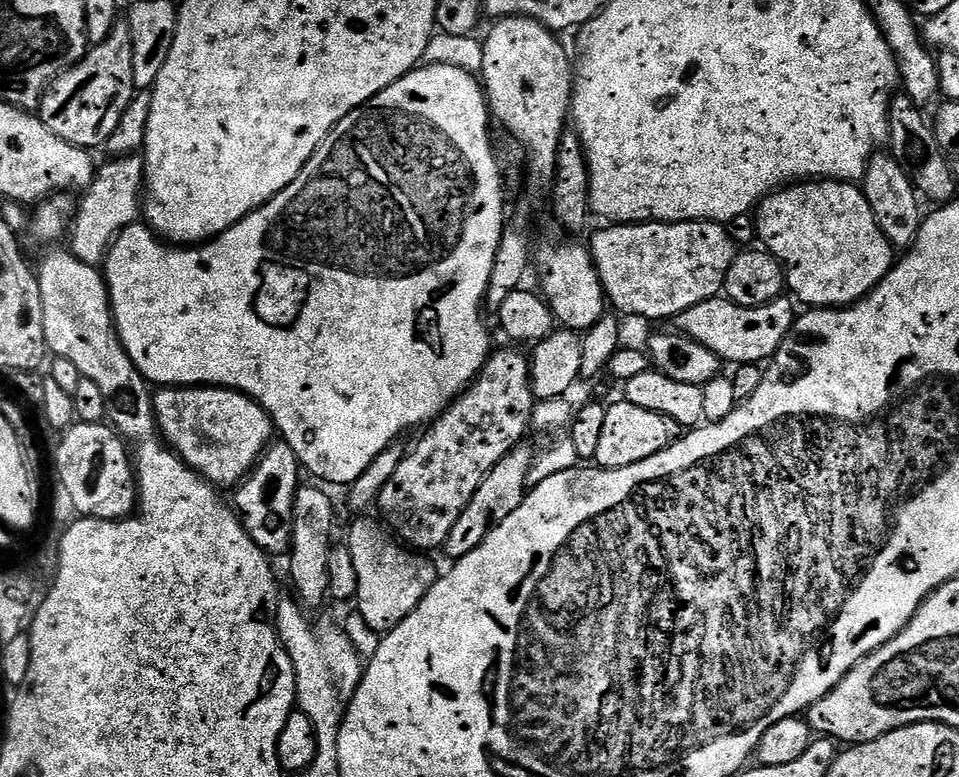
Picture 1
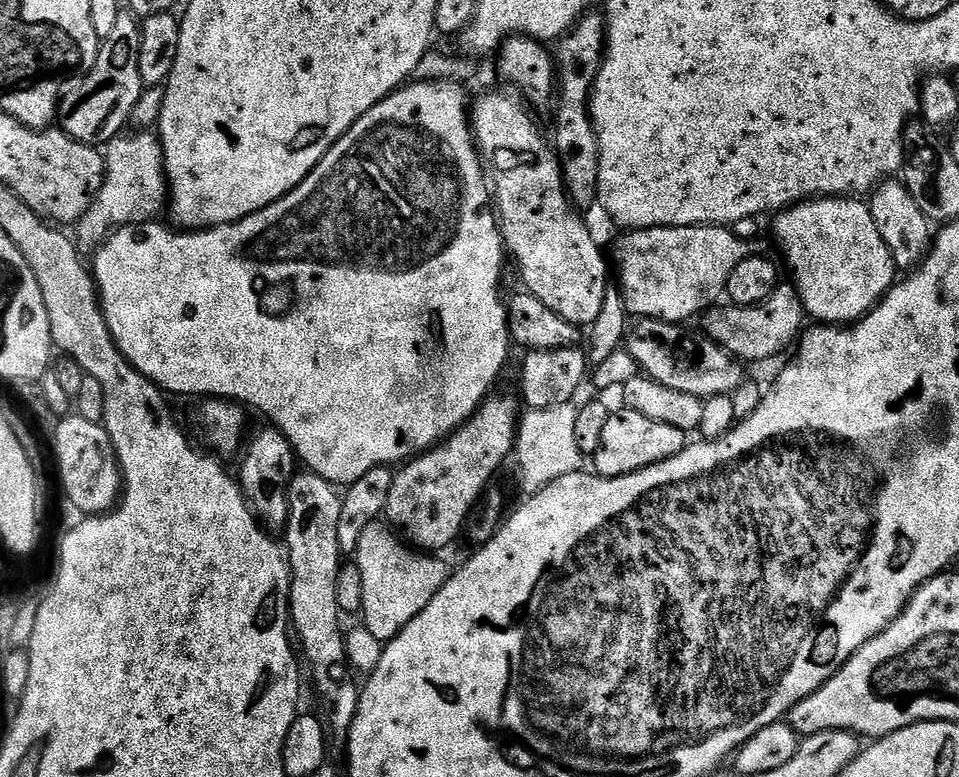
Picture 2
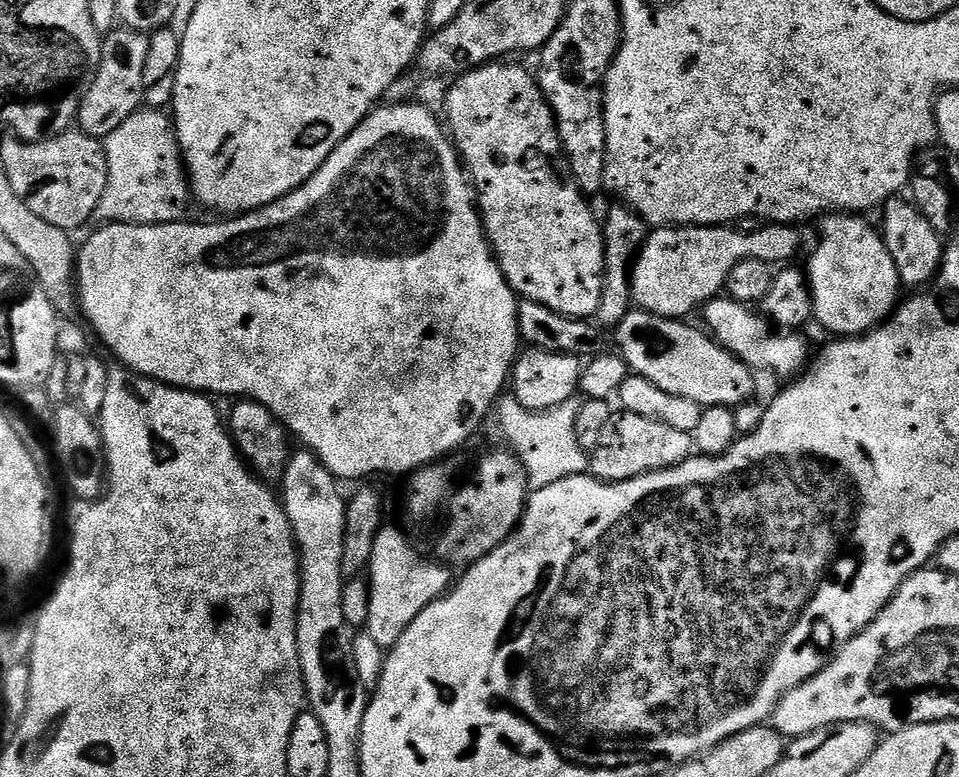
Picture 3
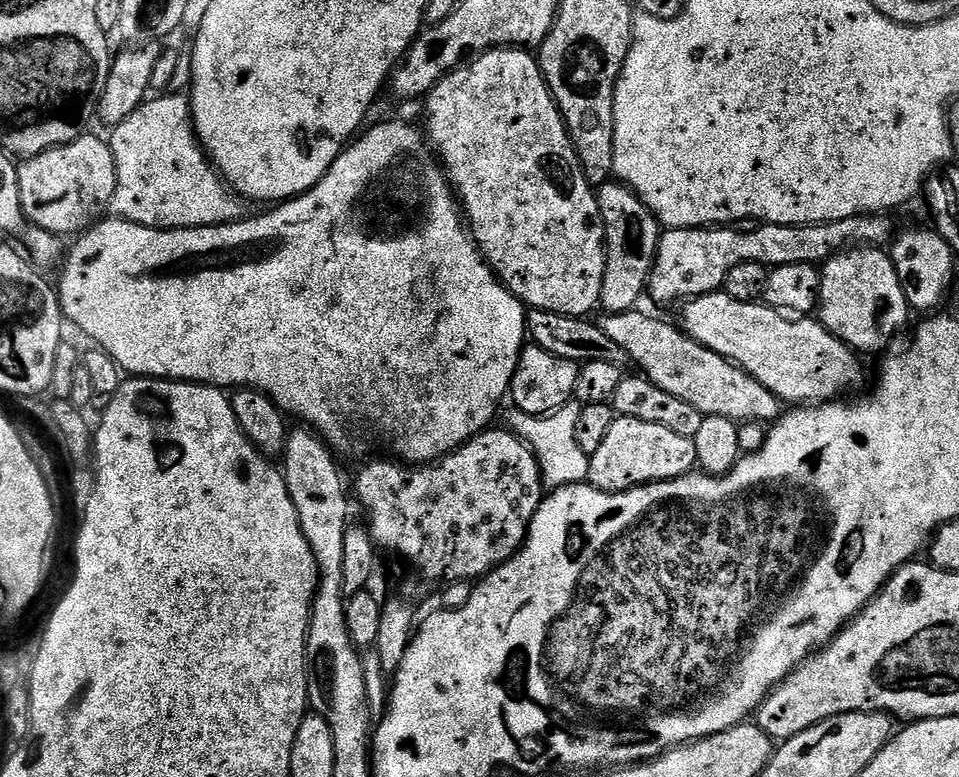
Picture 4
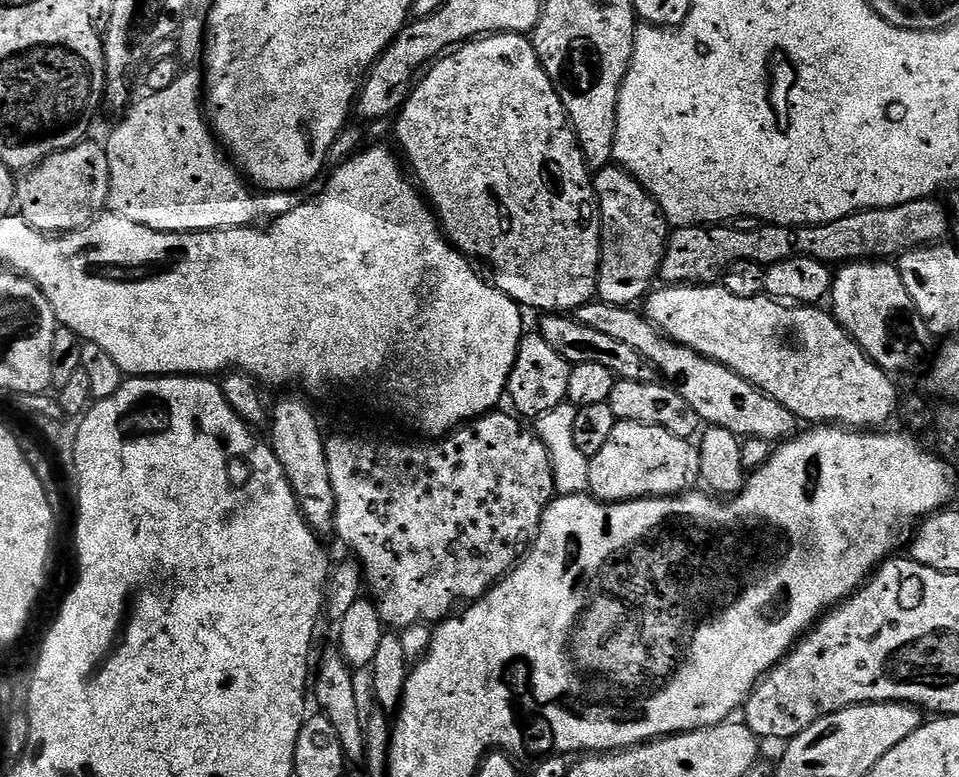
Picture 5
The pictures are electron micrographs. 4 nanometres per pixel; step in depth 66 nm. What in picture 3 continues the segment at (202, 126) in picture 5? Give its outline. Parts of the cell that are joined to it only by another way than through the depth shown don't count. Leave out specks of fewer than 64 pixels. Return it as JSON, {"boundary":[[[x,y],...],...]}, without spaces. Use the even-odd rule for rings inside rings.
{"boundary":[[[137,110],[118,130],[103,137],[108,163],[106,194],[98,202],[95,219],[109,224],[174,224],[185,219],[184,211],[194,197],[184,167],[174,121],[164,110]]]}

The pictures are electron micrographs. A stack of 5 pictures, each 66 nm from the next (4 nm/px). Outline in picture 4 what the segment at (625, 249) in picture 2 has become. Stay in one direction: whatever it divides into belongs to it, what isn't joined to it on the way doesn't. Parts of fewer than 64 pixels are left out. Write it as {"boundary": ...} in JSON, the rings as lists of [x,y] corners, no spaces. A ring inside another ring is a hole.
{"boundary":[[[869,214],[842,218],[829,224],[760,224],[749,232],[737,232],[732,226],[705,226],[703,228],[669,228],[661,235],[660,245],[656,251],[656,259],[652,262],[652,273],[648,275],[647,295],[652,295],[656,304],[672,304],[675,300],[687,302],[697,296],[705,296],[711,292],[719,292],[726,282],[726,274],[738,266],[738,262],[758,262],[769,269],[783,264],[815,264],[823,265],[831,256],[839,256],[849,248],[865,246],[884,246],[893,239],[892,219],[888,214]]]}

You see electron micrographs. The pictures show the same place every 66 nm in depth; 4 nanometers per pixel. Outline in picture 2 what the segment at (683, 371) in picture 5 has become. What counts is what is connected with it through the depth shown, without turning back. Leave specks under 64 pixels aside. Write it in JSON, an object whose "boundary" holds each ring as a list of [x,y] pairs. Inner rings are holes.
{"boundary":[[[637,319],[629,327],[626,337],[628,353],[636,359],[636,367],[651,380],[662,382],[672,390],[682,390],[684,394],[694,394],[701,398],[709,396],[725,396],[735,390],[746,378],[741,361],[729,356],[728,351],[709,340],[707,335],[699,331],[687,332],[684,324],[671,324],[665,320]]]}

